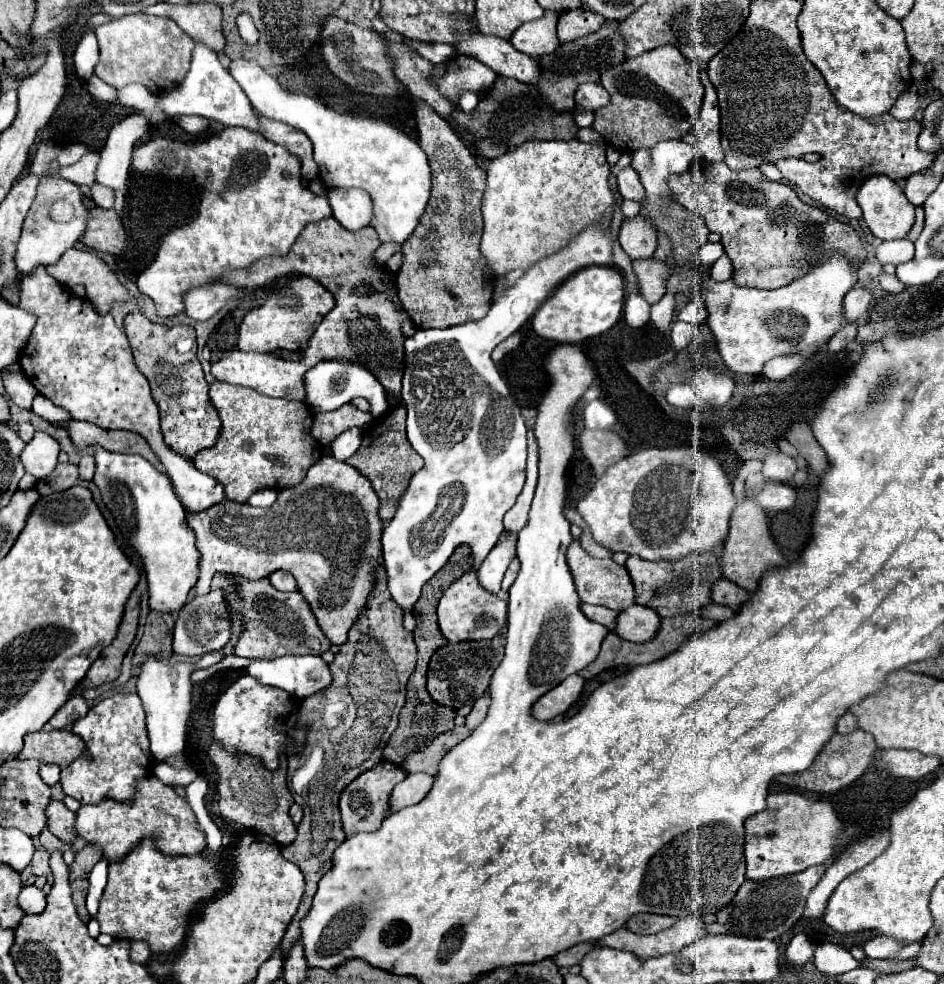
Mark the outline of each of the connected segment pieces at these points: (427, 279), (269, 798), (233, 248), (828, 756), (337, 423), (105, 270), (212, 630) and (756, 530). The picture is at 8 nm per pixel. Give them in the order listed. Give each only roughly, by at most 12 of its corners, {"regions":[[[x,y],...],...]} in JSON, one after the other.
{"regions":[[[411,95],[433,187],[403,243],[399,299],[419,329],[483,319],[485,171]],[[213,741],[219,811],[225,819],[295,839],[287,759],[259,759]],[[243,127],[153,139],[131,169],[195,177],[199,221],[173,229],[137,287],[183,293],[331,215],[301,159]],[[833,735],[815,763],[777,781],[835,793],[859,779],[875,753],[873,735]],[[353,405],[313,417],[313,437],[331,443],[349,427],[365,427],[371,413]],[[67,249],[47,269],[67,287],[85,285],[87,299],[107,313],[131,293],[89,251]],[[223,589],[179,611],[173,651],[185,657],[229,639]],[[755,499],[731,513],[721,573],[755,591],[785,565]]]}

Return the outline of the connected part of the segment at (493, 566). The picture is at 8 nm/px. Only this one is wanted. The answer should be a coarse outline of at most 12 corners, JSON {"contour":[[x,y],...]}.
{"contour":[[515,533],[493,547],[477,569],[479,585],[499,593],[503,573],[515,557]]}

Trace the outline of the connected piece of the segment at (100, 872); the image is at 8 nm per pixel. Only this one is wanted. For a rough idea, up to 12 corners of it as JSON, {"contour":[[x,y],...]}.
{"contour":[[101,859],[88,877],[86,908],[95,918],[107,883],[107,861]]}

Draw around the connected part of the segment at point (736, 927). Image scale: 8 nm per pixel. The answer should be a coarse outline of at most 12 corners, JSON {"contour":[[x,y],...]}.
{"contour":[[825,865],[755,883],[707,933],[777,939],[799,921]]}

